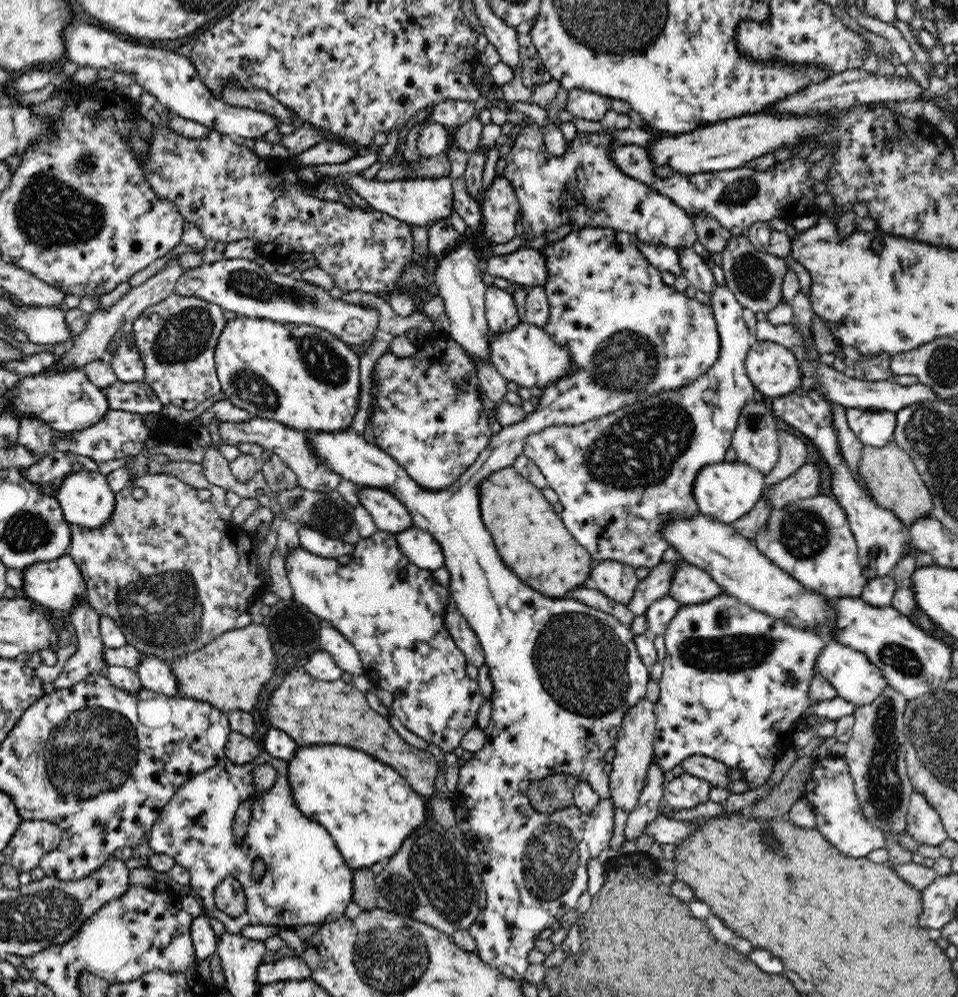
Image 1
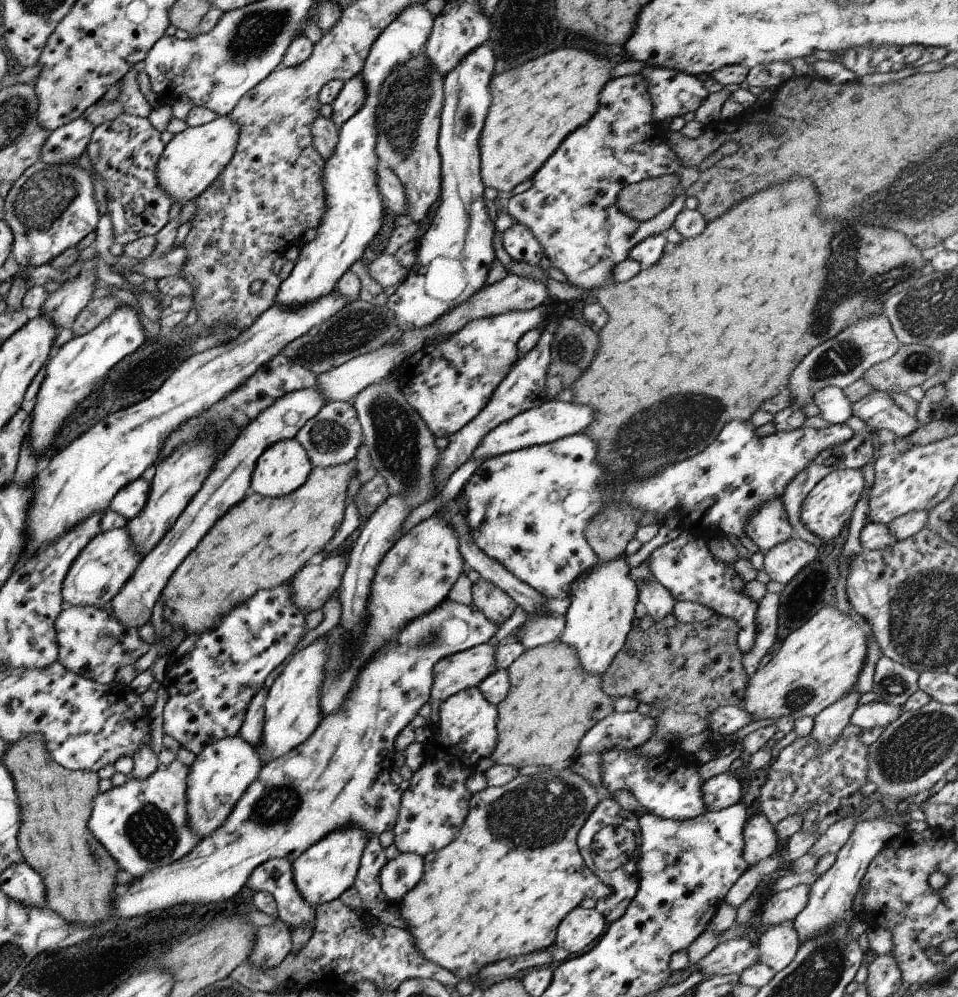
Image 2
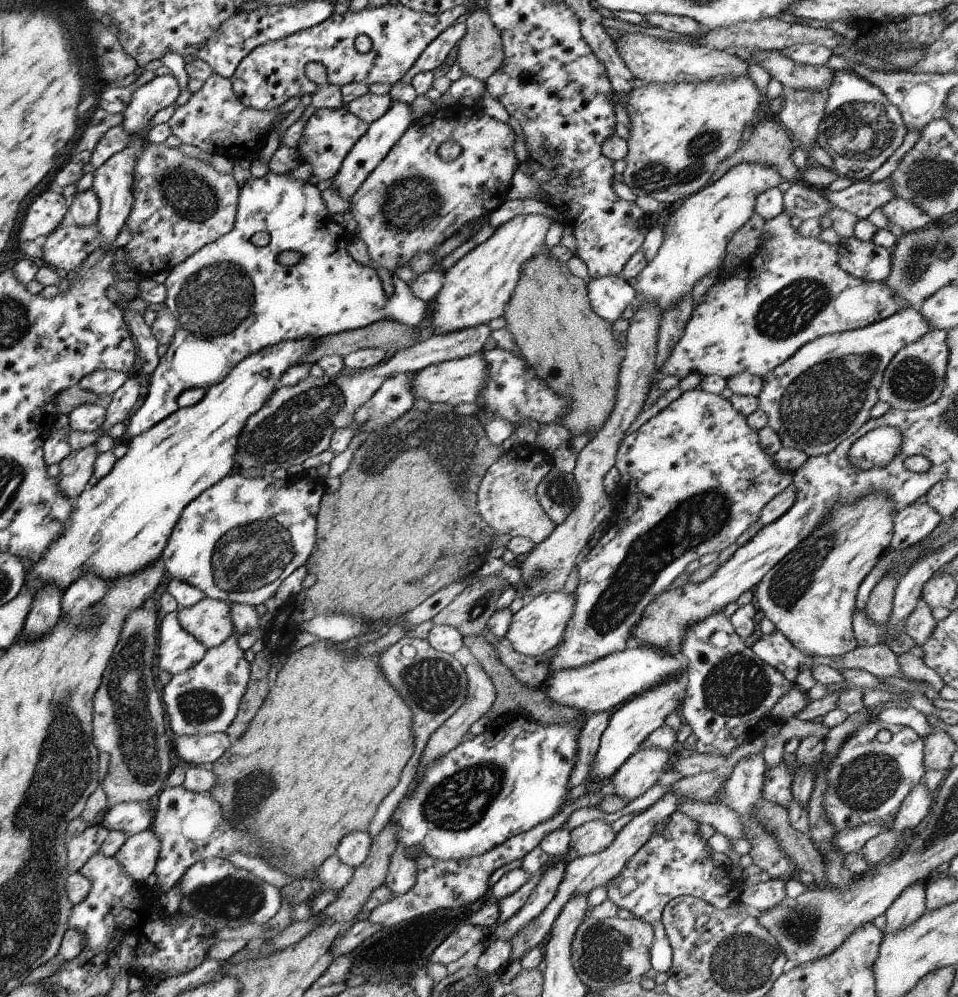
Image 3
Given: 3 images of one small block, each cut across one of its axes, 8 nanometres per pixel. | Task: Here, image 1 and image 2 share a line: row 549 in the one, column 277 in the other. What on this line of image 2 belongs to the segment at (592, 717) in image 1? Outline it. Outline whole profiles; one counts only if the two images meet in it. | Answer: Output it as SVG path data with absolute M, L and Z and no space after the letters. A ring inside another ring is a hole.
M294 438L275 442L269 448L265 448L261 456L257 458L250 476L247 494L258 494L264 497L282 497L291 494L291 492L303 486L311 467L305 450Z

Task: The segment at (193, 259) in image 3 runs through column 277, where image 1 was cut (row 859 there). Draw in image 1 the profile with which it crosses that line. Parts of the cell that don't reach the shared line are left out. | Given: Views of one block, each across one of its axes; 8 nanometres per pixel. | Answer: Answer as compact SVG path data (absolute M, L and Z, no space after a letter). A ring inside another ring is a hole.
M265 751L260 752L257 759L243 765L224 757L217 765L185 782L161 810L160 817L154 826L151 826L146 841L152 851L168 854L176 863L188 869L189 884L204 910L209 910L232 933L244 933L248 925L295 929L300 926L330 923L344 915L344 908L351 900L353 869L343 861L328 831L302 815L296 807L288 784L286 761L270 756ZM258 762L272 765L278 771L274 788L268 790L264 796L255 796L252 790L252 769ZM249 798L252 798L250 823L243 841L238 843L234 838L232 824L242 800ZM257 856L265 863L261 880L252 875L251 865ZM228 876L234 876L240 882L247 898L245 913L241 917L230 916L214 904L214 888Z

